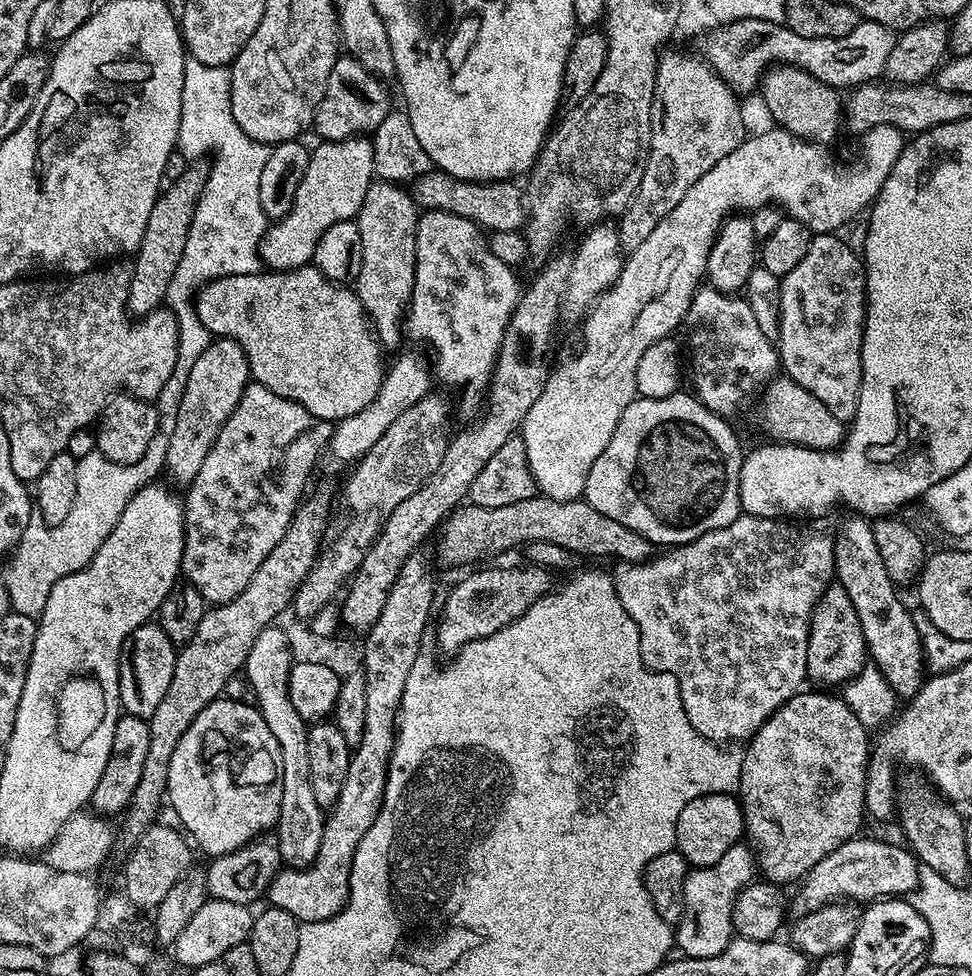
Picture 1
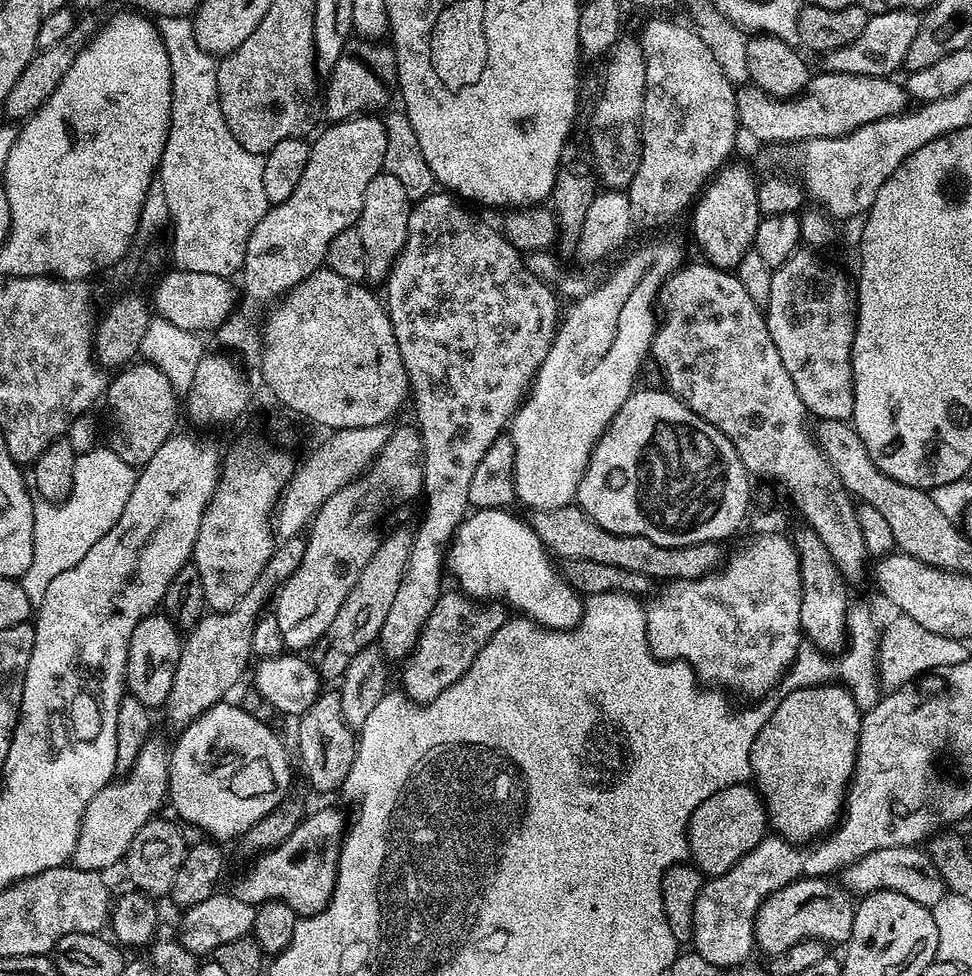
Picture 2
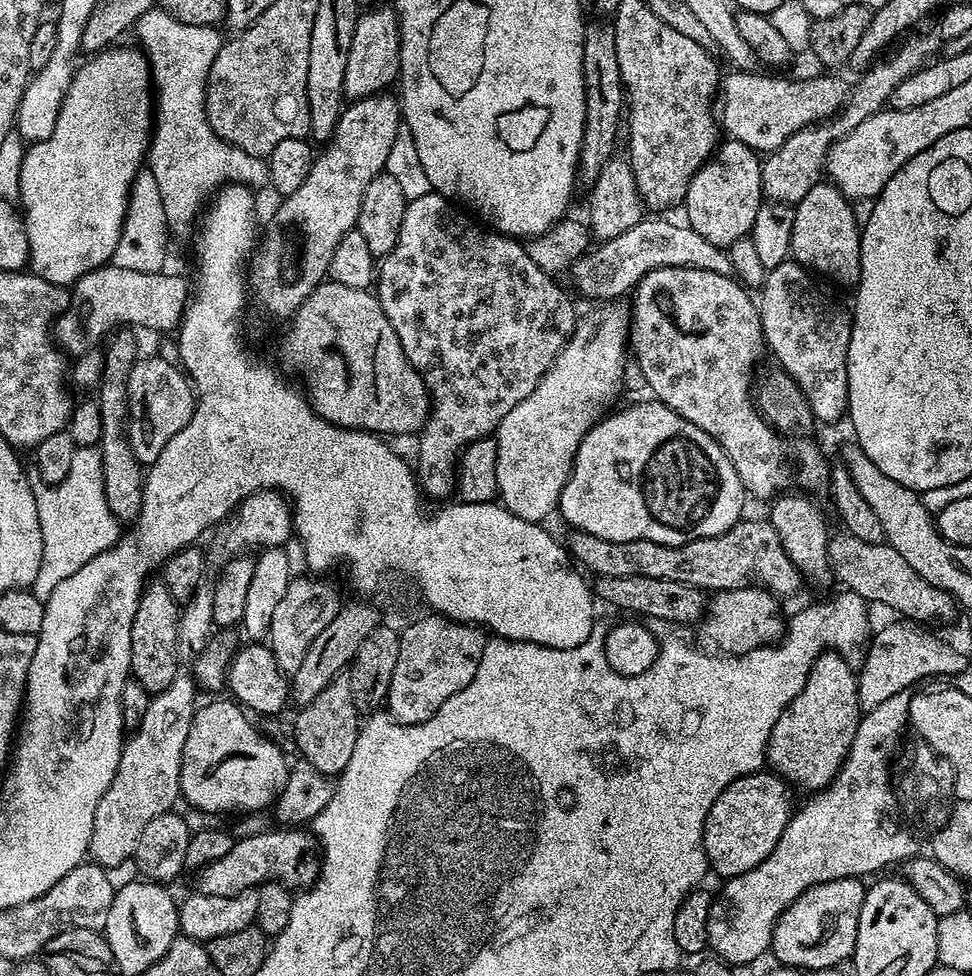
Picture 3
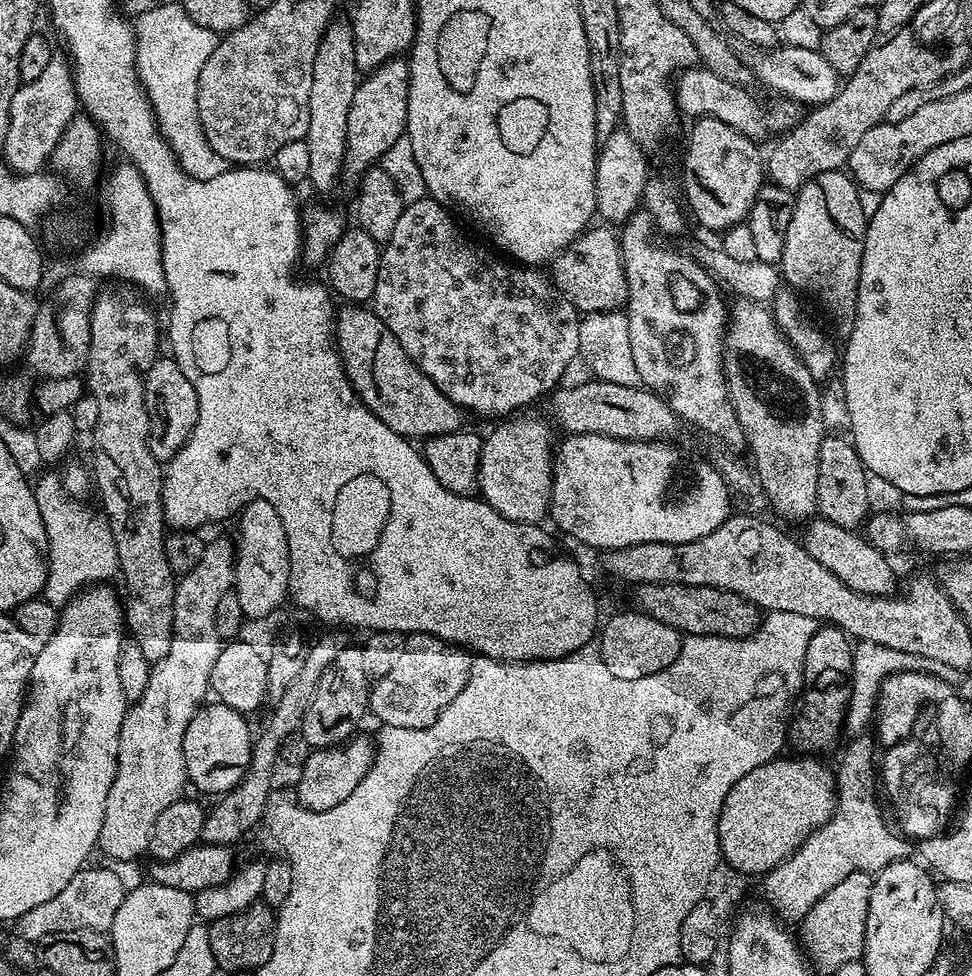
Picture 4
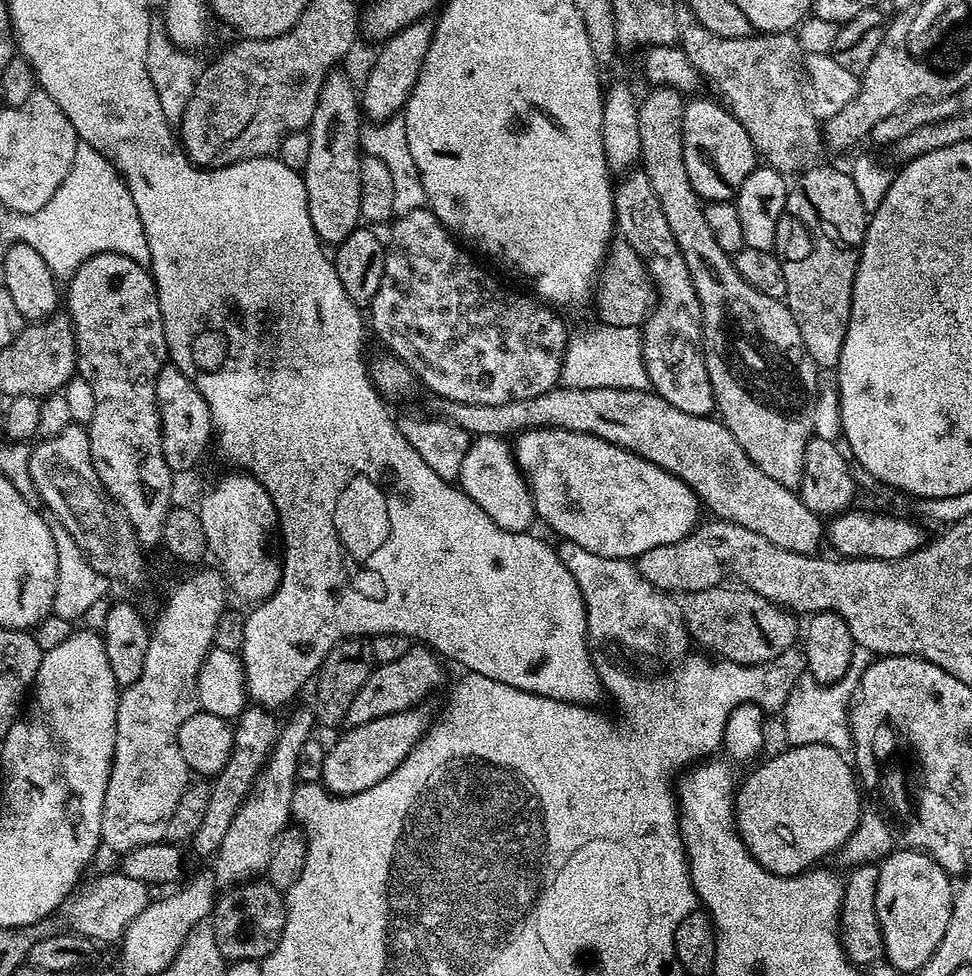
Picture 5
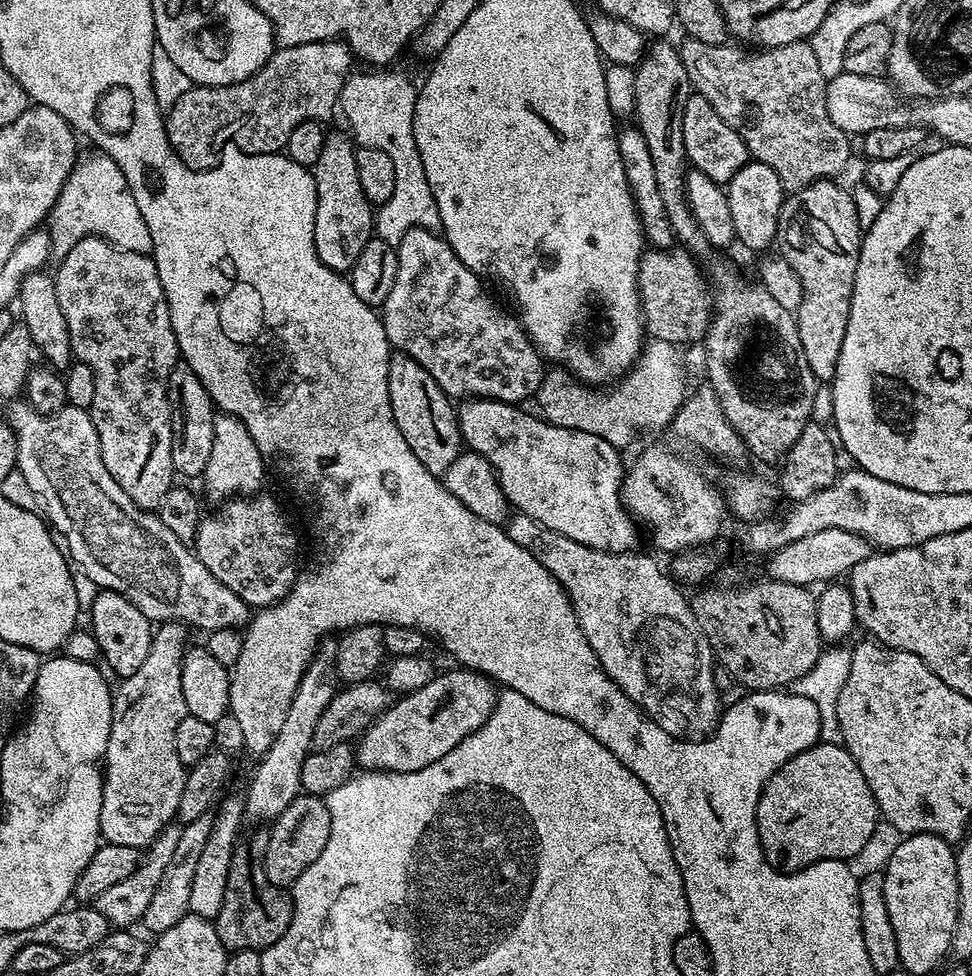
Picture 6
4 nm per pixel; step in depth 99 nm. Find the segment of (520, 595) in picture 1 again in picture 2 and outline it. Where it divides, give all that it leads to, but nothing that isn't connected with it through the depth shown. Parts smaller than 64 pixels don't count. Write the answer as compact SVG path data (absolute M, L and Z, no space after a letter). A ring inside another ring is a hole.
M445 591L438 598L434 610L430 610L430 618L426 618L426 626L422 626L416 649L403 661L404 669L400 672L400 680L404 683L403 695L416 706L436 700L438 694L454 686L454 682L461 680L466 670L470 670L482 646L490 642L494 633L504 625L505 619L503 603L481 603L459 591Z

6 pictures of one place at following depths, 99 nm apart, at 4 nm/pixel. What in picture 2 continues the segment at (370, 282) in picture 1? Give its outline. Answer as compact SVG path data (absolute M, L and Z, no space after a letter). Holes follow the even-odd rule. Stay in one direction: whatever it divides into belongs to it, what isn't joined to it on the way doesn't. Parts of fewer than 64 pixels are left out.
M381 170L366 186L366 198L362 198L362 210L354 227L362 234L362 246L366 246L368 255L367 279L387 281L392 263L398 259L404 249L408 237L408 214L410 201L406 190L402 190L402 182L394 178L394 174Z

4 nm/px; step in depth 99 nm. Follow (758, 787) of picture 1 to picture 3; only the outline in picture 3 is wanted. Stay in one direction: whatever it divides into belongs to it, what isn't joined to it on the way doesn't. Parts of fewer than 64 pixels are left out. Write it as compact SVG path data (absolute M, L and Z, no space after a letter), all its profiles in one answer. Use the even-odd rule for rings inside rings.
M826 650L816 660L806 686L784 708L768 739L767 763L789 785L797 784L808 794L828 787L848 757L862 709L856 693L858 676L839 651Z

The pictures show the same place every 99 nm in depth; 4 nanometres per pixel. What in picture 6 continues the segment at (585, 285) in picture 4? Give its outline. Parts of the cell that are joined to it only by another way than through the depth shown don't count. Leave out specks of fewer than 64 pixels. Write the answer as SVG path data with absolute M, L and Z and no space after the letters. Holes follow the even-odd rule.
M683 246L671 250L648 250L640 257L642 277L642 312L646 317L646 328L657 340L664 340L673 346L703 341L708 335L708 325L714 315L714 296L709 281L695 256Z

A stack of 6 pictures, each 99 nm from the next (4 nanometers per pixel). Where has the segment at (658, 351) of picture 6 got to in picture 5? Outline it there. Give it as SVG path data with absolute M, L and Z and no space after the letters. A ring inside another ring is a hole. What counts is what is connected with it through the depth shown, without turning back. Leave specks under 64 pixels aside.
M593 323L593 328L580 328L568 337L568 348L560 367L560 384L565 388L629 388L645 390L649 387L644 365L640 328L610 326Z

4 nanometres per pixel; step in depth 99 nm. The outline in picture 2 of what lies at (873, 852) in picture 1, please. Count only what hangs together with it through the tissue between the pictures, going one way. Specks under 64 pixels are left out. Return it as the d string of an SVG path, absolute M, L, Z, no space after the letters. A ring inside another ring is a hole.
M920 846L874 850L874 854L866 854L866 858L843 869L840 882L849 893L860 898L870 892L897 892L906 894L906 898L930 909L946 895L943 878L940 877L928 852Z

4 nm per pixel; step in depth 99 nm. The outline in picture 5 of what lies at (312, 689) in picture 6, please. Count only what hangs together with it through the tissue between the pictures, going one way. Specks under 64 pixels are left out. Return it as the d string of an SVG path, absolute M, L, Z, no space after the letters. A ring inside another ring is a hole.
M311 707L300 708L282 724L276 744L256 776L252 789L227 827L226 836L214 854L214 875L221 889L227 890L267 873L270 854L276 839L289 827L292 814L292 799L298 783L296 765L300 762L302 746L313 739L312 728L317 727L316 713Z

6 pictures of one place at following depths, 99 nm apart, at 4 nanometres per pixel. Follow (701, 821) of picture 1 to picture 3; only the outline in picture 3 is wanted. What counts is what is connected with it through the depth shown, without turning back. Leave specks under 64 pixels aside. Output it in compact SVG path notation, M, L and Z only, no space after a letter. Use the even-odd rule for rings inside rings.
M771 770L751 772L749 776L738 778L718 794L714 806L710 806L710 814L706 814L704 826L704 853L708 859L709 869L717 872L720 878L741 876L746 870L754 870L778 846L778 838L786 830L790 819L788 812L788 792L785 781Z

